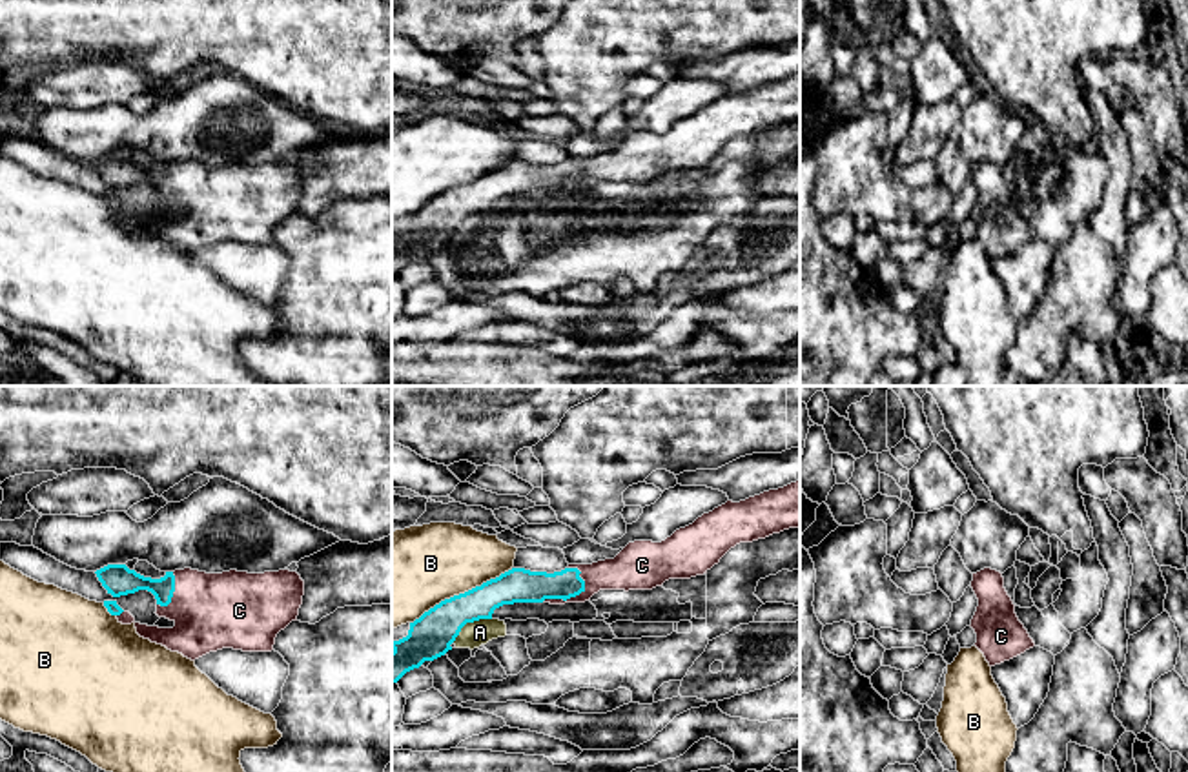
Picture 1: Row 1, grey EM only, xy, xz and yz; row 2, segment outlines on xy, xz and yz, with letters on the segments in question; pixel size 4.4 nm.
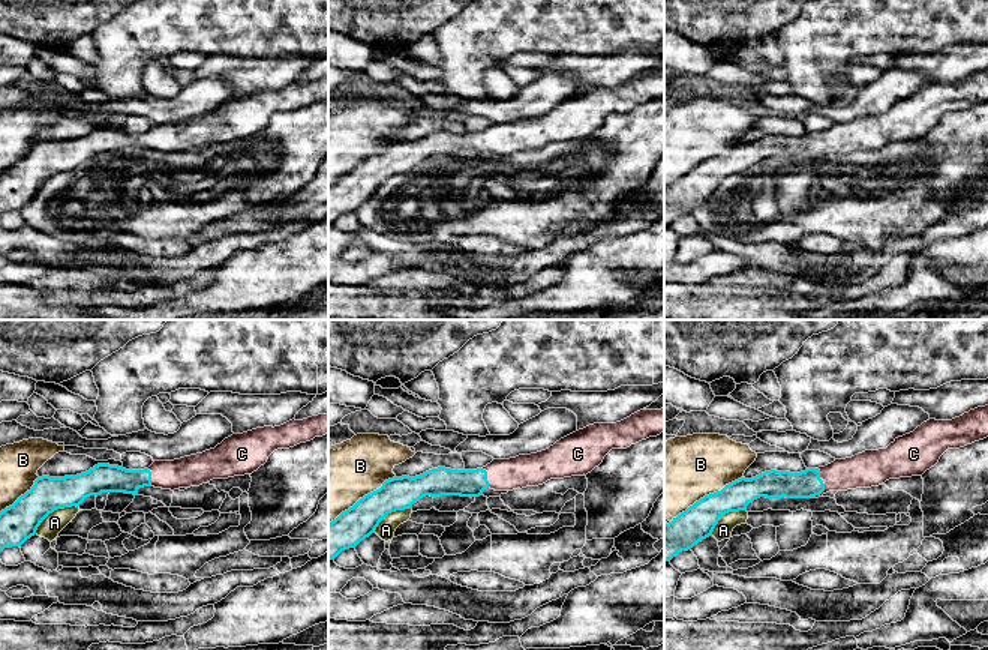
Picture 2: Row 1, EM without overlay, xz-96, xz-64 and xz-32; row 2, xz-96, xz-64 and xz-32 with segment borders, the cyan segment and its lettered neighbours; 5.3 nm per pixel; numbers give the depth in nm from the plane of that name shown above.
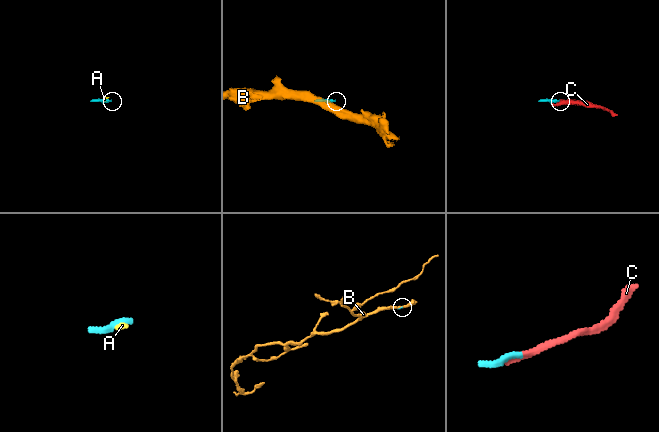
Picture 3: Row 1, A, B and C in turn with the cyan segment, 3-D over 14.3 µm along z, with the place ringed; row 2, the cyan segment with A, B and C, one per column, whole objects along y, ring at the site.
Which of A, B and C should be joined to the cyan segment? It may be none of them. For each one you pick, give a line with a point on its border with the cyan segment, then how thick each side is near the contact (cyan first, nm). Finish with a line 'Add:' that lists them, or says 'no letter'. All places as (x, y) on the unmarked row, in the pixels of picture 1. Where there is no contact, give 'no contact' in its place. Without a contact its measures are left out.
C: contact xz (571, 188); calibres 160 and 150 nm
Add: C

